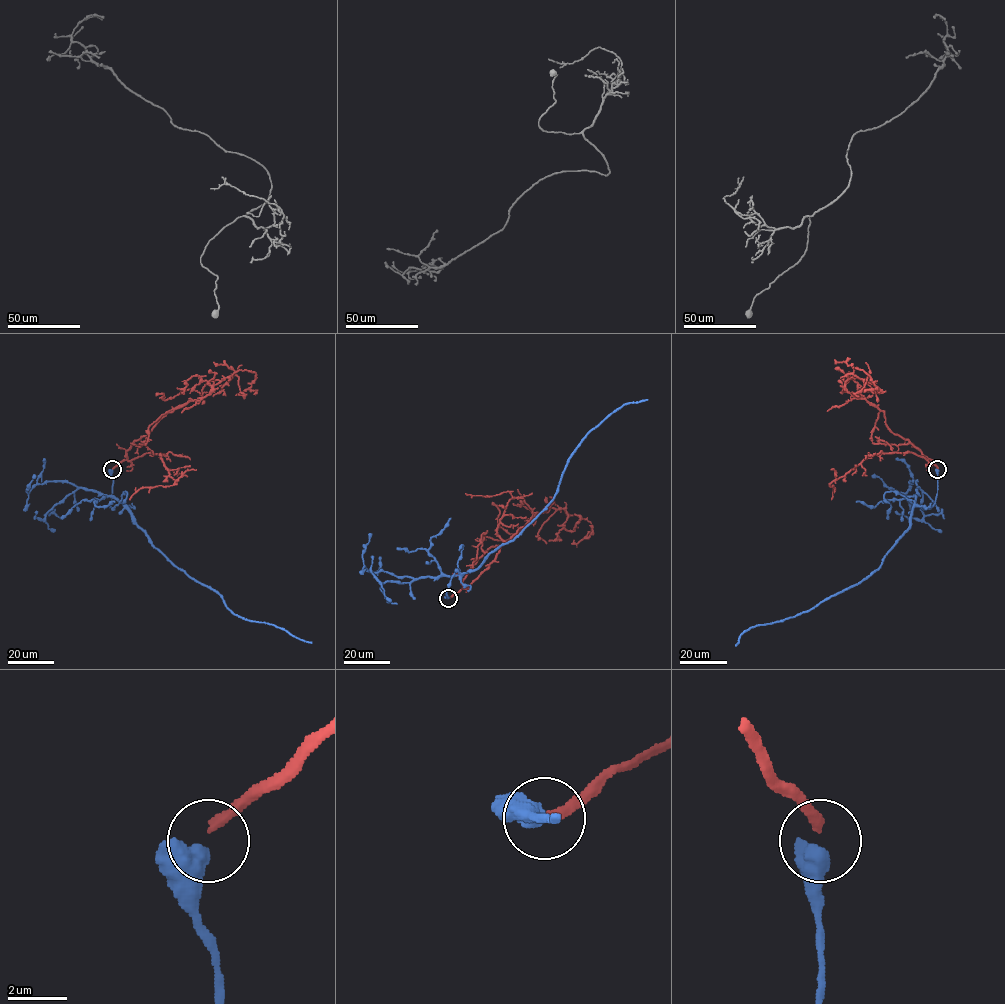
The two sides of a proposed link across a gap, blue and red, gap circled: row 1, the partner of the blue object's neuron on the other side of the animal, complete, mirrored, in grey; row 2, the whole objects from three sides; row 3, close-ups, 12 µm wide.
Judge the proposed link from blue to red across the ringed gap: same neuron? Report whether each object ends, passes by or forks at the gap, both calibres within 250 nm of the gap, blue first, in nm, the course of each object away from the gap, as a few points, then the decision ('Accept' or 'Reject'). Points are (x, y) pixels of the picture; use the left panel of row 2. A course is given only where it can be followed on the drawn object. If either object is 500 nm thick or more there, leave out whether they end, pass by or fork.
Thickness 650 nm (blue) against 320 nm. Course of blue: (112, 470), (110, 506), (123, 499), (149, 541), (178, 567), (217, 593), (234, 614), (274, 624), (311, 643). Course of red: (112, 469), (166, 415), (206, 396), (239, 370), (256, 373), (249, 389), (253, 394). Reject

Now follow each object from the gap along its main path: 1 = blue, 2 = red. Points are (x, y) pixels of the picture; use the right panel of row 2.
1: (938, 469), (935, 503), (923, 508), (909, 500), (911, 525), (878, 569), (812, 608), (751, 627), (735, 646)
2: (938, 468), (888, 428), (884, 413), (847, 391), (846, 375), (853, 367), (864, 370), (877, 386), (864, 392)

